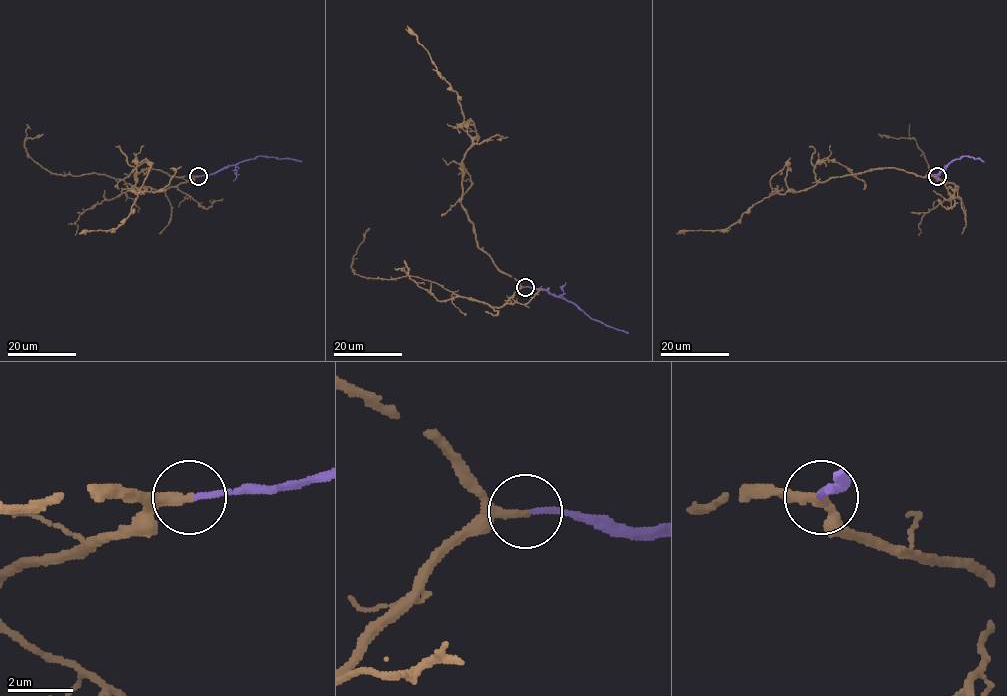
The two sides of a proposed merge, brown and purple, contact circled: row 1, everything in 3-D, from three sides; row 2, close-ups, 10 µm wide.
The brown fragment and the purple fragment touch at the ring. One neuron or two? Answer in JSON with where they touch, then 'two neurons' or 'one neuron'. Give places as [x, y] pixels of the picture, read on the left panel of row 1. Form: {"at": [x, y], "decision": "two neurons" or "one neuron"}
{"at": [198, 176], "decision": "one neuron"}

